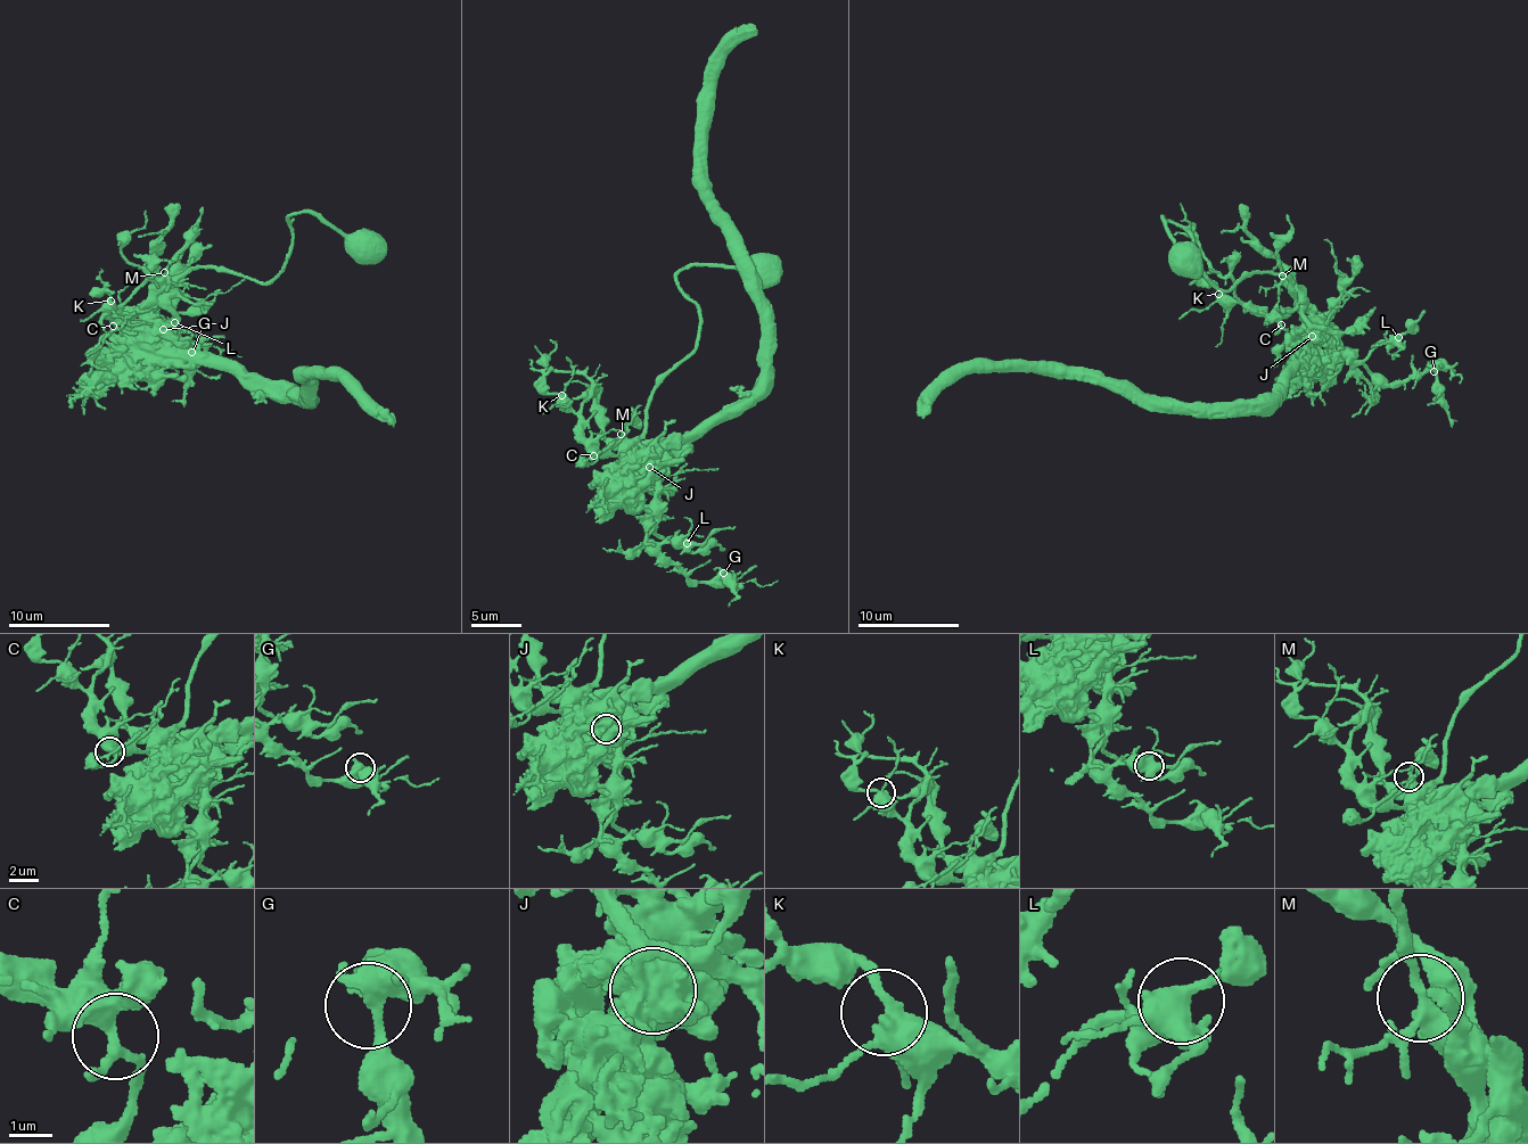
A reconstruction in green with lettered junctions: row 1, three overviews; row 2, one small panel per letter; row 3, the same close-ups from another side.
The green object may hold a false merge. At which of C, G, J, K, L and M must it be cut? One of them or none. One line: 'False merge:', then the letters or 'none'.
False merge: J

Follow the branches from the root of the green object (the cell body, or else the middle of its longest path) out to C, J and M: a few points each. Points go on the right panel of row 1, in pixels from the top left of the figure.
C: (1184, 256), (1161, 217), (1190, 235), (1197, 264), (1223, 290), (1254, 272), (1284, 273), (1295, 306), (1281, 324)
J: (1184, 256), (1161, 217), (1190, 235), (1197, 264), (1223, 290), (1254, 272), (1284, 273), (1303, 304), (1312, 336)
M: (1184, 256), (1161, 217), (1190, 235), (1197, 264), (1223, 290), (1254, 272), (1284, 273), (1290, 282), (1282, 276)

